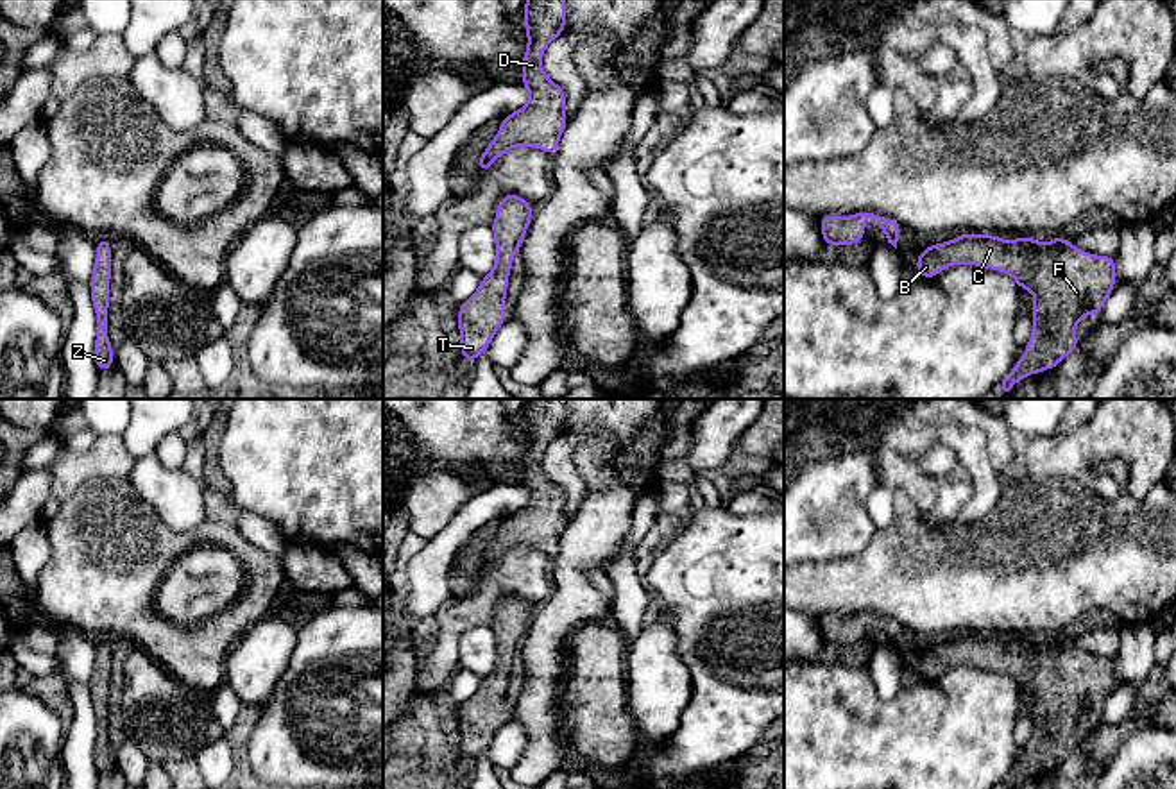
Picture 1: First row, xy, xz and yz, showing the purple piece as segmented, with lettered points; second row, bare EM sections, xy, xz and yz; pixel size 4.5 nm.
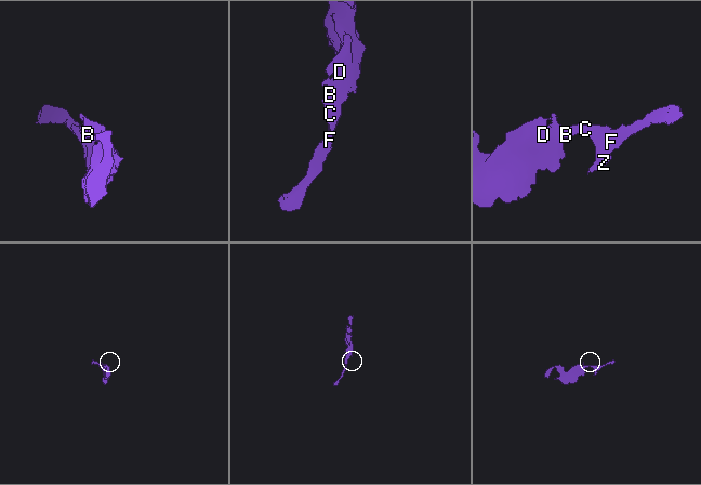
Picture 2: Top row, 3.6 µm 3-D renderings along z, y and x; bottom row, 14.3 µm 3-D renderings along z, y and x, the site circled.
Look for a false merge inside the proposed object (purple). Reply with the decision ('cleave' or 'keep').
keep

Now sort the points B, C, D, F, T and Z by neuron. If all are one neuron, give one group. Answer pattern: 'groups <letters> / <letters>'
groups B C D F T Z

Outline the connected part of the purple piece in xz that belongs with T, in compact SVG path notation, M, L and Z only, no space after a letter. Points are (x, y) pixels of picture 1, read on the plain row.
M505 594L490 626L496 644L494 669L481 678L478 691L458 707L460 755L476 764L490 748L494 734L507 723L505 698L512 660L530 628L533 607L516 594Z

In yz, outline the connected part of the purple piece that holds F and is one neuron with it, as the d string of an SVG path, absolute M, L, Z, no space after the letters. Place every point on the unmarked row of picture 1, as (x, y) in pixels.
M967 633L958 635L950 642L933 644L920 651L915 669L924 680L933 680L952 666L977 666L1006 673L1015 680L1020 691L1033 692L1033 734L1024 757L1002 780L1002 789L1013 789L1022 778L1054 769L1069 753L1078 751L1076 726L1083 717L1103 712L1106 700L1115 689L1115 662L1117 657L1083 653L1061 637L1052 637L1047 646L1038 644L1036 639L1031 637L1018 637L1006 642L997 635Z

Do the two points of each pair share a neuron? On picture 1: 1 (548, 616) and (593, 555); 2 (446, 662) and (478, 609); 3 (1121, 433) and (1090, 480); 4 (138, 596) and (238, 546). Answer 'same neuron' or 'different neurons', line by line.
1: same neuron
2: same neuron
3: same neuron
4: same neuron

